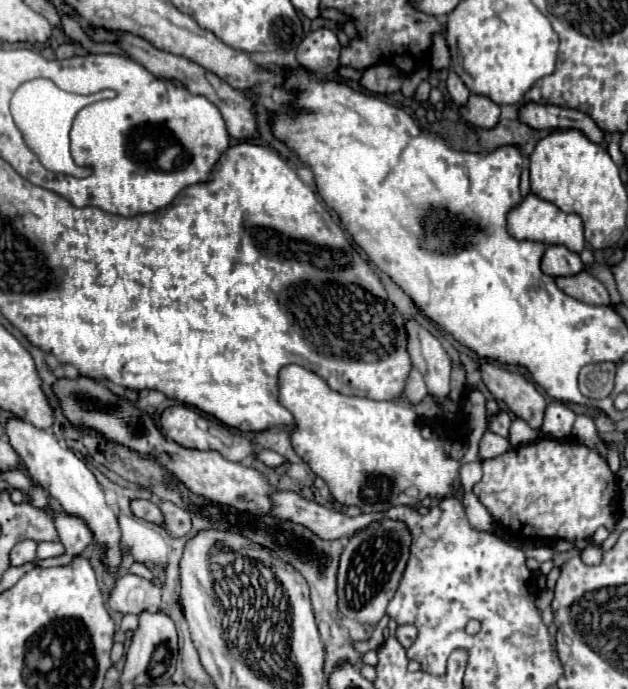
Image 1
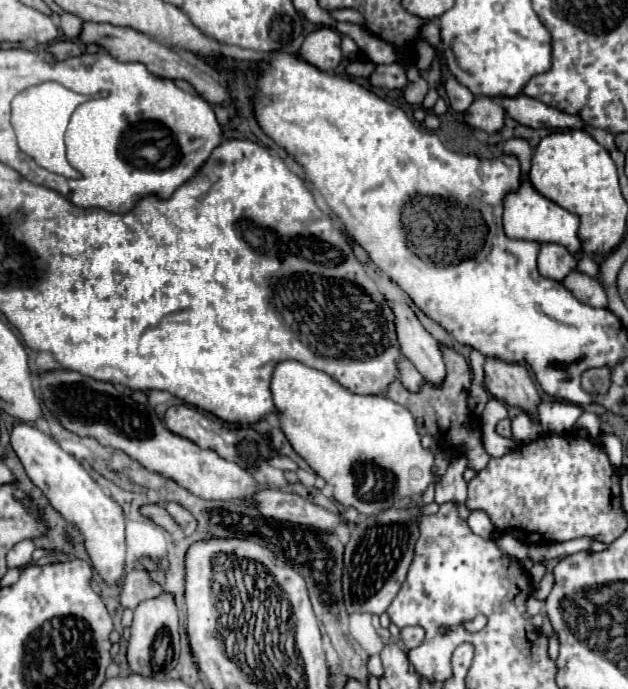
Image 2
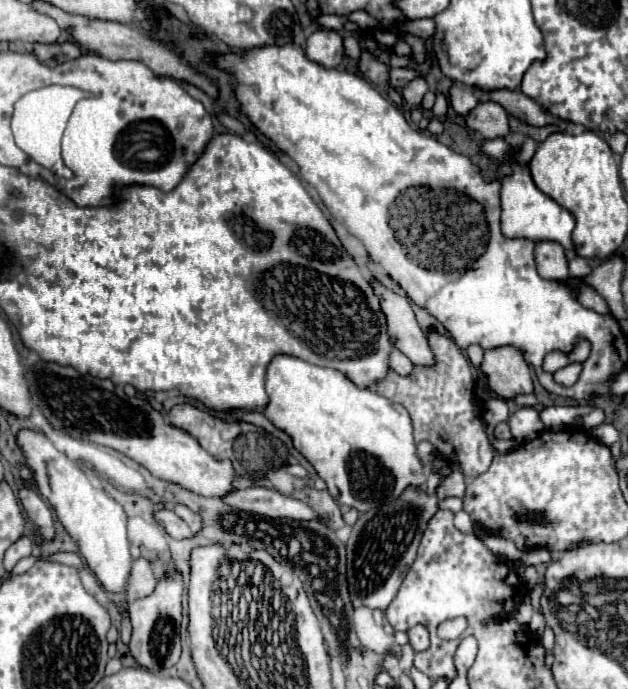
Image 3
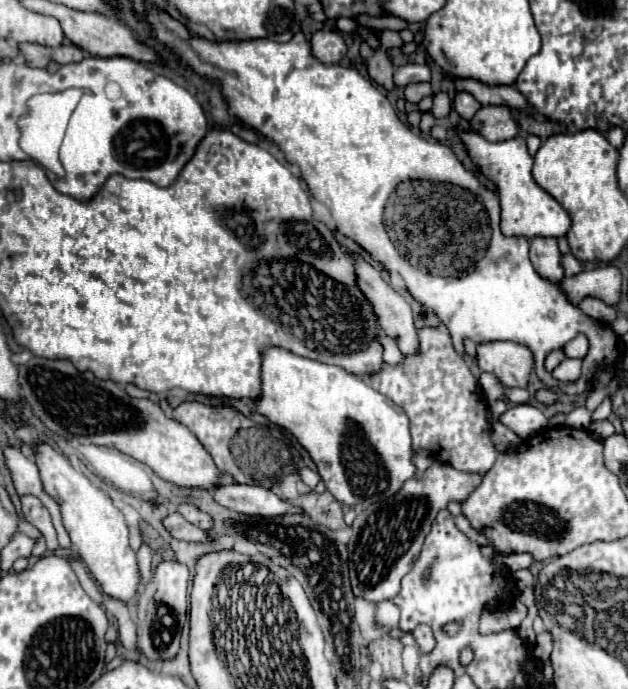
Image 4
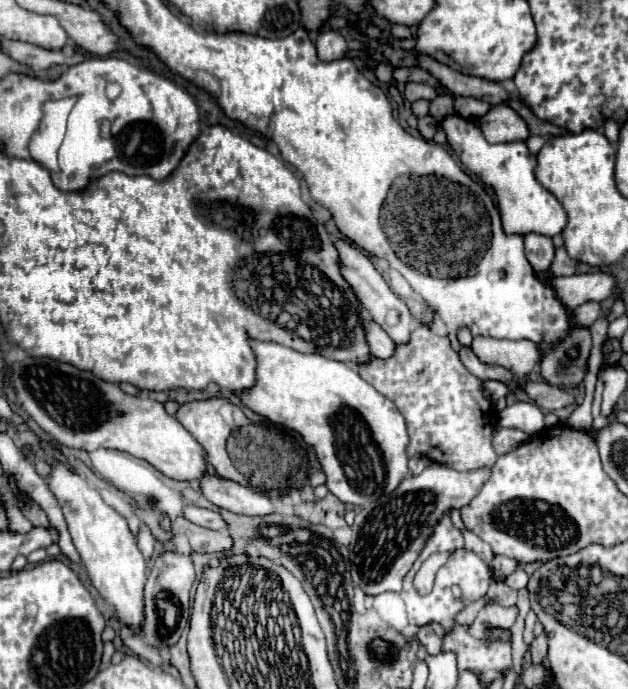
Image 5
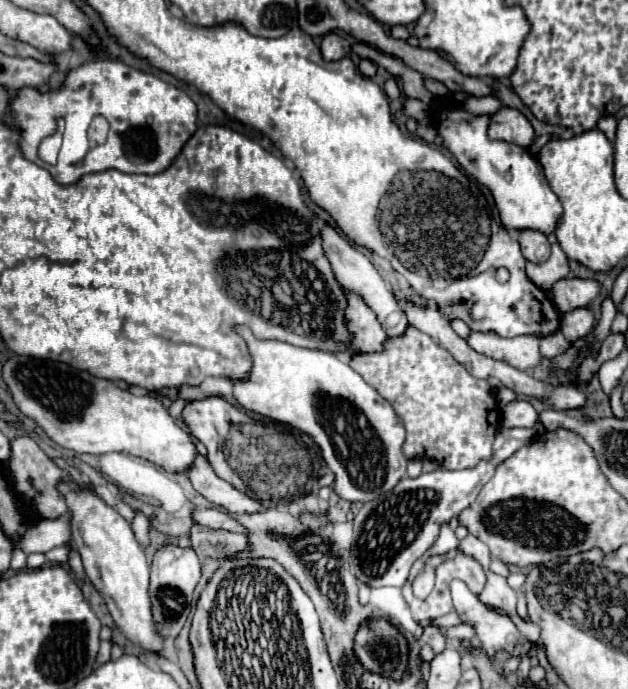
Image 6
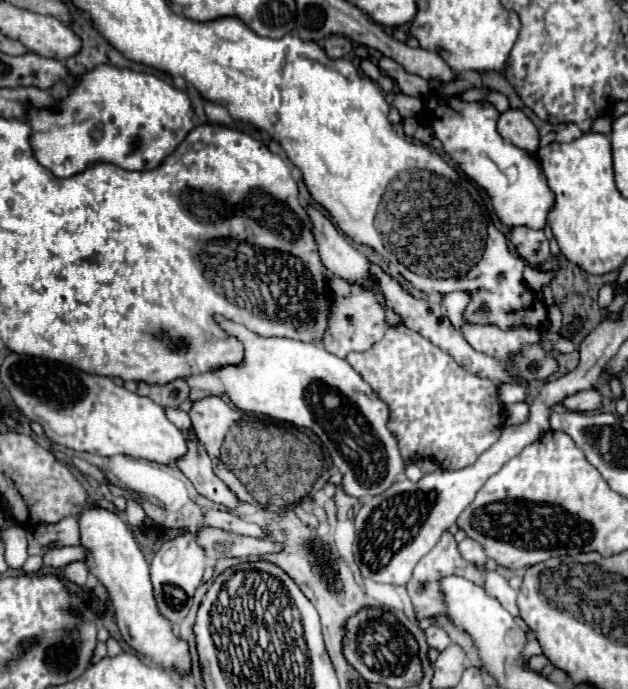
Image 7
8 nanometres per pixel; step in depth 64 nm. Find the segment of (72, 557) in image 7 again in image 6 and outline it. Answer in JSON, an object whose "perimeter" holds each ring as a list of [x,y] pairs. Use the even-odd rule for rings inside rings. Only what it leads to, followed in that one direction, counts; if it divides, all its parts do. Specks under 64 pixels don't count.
{"perimeter":[[[66,546],[56,547],[50,550],[50,552],[46,552],[46,560],[50,564],[66,564],[68,556],[70,556],[70,552]]]}

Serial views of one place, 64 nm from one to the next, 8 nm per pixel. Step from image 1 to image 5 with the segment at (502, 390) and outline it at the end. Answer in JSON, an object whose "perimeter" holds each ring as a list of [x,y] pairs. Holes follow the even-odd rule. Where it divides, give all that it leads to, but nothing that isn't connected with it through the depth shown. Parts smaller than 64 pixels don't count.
{"perimeter":[[[474,336],[472,352],[486,364],[498,364],[512,370],[518,378],[526,376],[540,362],[540,348],[532,340],[498,340]]]}

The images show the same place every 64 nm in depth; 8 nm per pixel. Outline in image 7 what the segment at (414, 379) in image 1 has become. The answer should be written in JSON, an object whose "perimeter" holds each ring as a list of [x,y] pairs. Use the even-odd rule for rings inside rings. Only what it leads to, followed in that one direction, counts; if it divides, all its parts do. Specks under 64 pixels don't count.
{"perimeter":[[[328,272],[328,290],[332,292],[332,316],[328,316],[328,332],[324,332],[320,346],[328,352],[346,358],[348,352],[364,352],[372,348],[386,332],[384,324],[384,308],[376,304],[376,296],[368,292],[368,288],[360,288],[360,284],[348,284],[338,276]]]}

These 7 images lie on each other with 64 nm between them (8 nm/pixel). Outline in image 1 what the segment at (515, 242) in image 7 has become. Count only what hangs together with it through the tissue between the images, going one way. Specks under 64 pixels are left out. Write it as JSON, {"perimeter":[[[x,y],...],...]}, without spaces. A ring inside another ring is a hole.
{"perimeter":[[[548,246],[542,256],[542,270],[552,276],[572,276],[584,270],[584,264],[578,254],[570,252],[566,246]]]}

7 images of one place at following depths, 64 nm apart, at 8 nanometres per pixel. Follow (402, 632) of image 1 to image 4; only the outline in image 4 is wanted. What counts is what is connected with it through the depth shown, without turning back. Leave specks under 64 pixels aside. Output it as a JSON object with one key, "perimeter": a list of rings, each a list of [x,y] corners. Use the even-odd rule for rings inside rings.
{"perimeter":[[[416,626],[412,634],[414,634],[414,638],[416,638],[416,642],[418,642],[418,646],[420,646],[420,650],[422,650],[424,654],[432,652],[432,648],[436,646],[432,628],[428,628],[428,626]]]}

